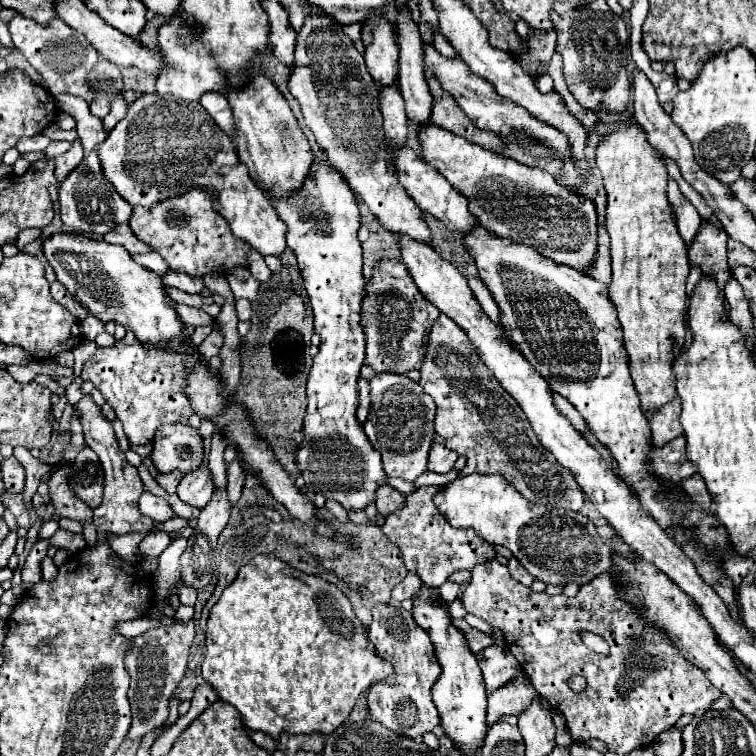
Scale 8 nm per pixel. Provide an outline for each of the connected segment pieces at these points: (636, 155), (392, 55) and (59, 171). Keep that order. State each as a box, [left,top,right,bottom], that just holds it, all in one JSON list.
[[596,124,690,410],[364,16,398,86],[54,140,82,184]]

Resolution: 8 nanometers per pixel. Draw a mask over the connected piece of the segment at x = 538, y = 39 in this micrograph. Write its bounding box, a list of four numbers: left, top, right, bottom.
[516,30,556,74]

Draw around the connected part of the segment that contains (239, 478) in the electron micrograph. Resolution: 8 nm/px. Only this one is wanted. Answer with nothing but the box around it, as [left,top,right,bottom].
[228,458,246,504]

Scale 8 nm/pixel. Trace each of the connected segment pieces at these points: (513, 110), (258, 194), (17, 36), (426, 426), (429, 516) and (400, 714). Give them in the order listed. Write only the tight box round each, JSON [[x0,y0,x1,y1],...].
[[422,44,582,192],[98,96,286,256],[10,16,98,104],[364,372,434,482],[382,486,496,588],[368,604,440,738]]

